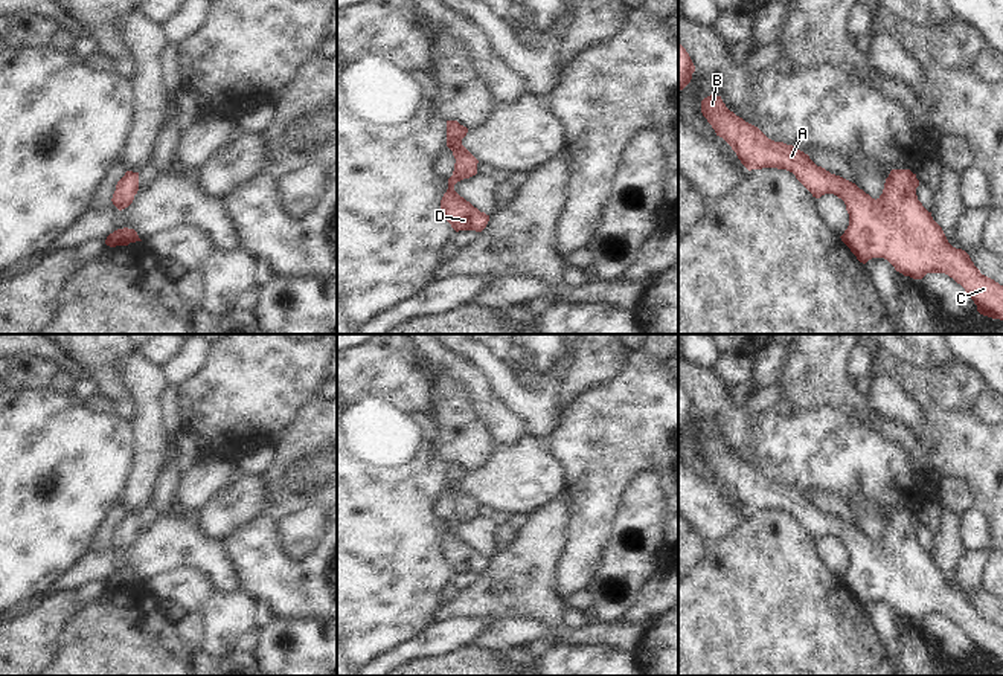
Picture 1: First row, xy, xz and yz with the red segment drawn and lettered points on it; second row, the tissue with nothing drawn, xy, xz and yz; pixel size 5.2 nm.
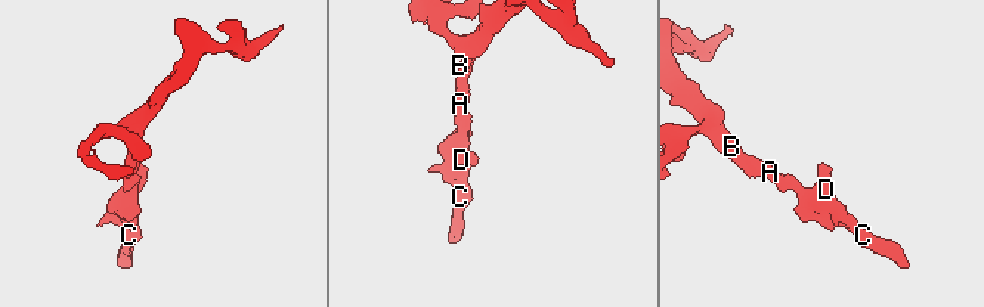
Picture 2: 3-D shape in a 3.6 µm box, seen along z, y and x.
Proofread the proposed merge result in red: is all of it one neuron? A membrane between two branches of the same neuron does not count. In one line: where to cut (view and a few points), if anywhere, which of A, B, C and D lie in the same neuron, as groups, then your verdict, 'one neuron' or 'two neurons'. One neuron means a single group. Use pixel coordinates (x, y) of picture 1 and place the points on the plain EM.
cut none; groups A B C D; one neuron

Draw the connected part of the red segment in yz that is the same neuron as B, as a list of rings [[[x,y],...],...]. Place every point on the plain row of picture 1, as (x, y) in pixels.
[[[710,436],[704,439],[701,455],[716,478],[732,488],[748,513],[762,510],[787,511],[796,517],[812,539],[820,540],[825,536],[834,536],[841,540],[849,555],[849,568],[840,580],[860,604],[866,606],[872,600],[884,600],[896,613],[913,621],[922,621],[927,615],[945,615],[965,630],[980,656],[1003,662],[1003,627],[982,616],[965,592],[948,584],[931,554],[918,542],[916,530],[919,522],[910,511],[892,511],[886,520],[883,536],[875,542],[855,525],[817,508],[808,496],[796,488],[768,481],[758,468],[730,453],[721,438]]]

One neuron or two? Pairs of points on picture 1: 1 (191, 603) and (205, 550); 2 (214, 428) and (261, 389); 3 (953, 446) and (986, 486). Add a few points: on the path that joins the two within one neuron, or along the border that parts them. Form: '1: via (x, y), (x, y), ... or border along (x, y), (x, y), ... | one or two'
1: border along (165, 571), (180, 566), (200, 568), (215, 589) | two
2: via (226, 415), (249, 392) | one
3: via (962, 455), (983, 476) | one

